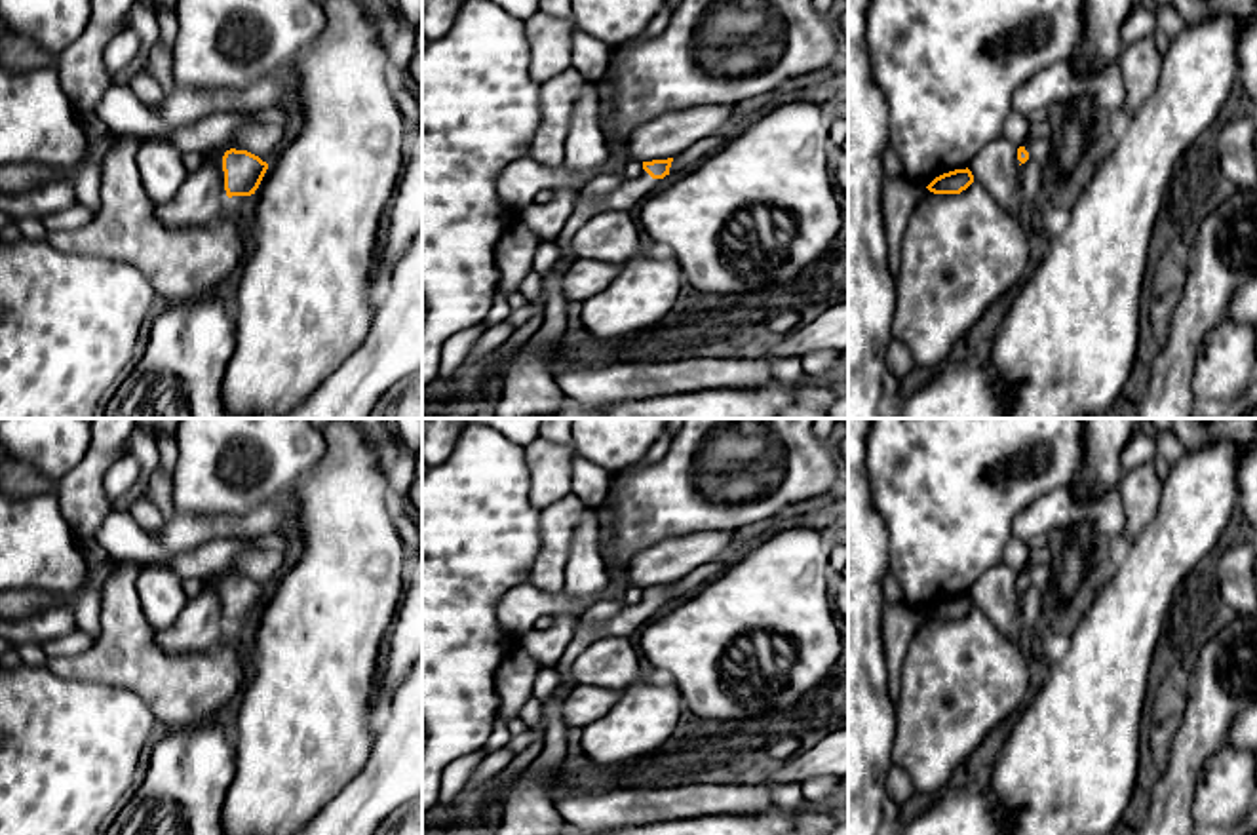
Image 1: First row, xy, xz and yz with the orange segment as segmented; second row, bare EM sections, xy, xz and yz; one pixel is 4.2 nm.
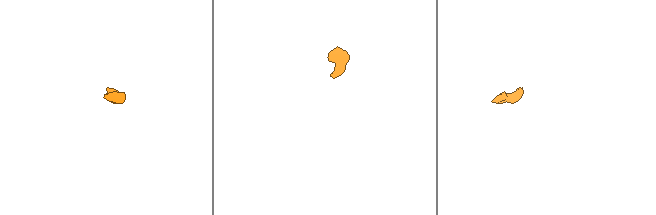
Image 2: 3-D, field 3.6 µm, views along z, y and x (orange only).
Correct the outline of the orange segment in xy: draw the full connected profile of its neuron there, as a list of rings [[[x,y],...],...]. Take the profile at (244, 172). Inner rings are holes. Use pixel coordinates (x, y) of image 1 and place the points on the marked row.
[[[230,148],[222,156],[226,196],[251,196],[259,188],[268,164],[247,150]]]

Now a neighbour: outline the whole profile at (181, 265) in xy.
[[[116,135],[101,164],[99,211],[84,228],[48,232],[48,242],[70,255],[135,266],[167,304],[203,299],[247,257],[242,221],[226,211],[202,226],[167,226],[145,192],[139,145],[137,135]]]

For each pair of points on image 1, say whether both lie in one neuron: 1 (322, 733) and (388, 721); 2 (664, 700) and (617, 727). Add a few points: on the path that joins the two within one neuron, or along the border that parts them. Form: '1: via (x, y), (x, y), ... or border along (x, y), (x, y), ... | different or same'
1: border along (373, 716), (371, 754), (362, 767) | different
2: via (653, 712), (636, 727), (628, 727) | same

